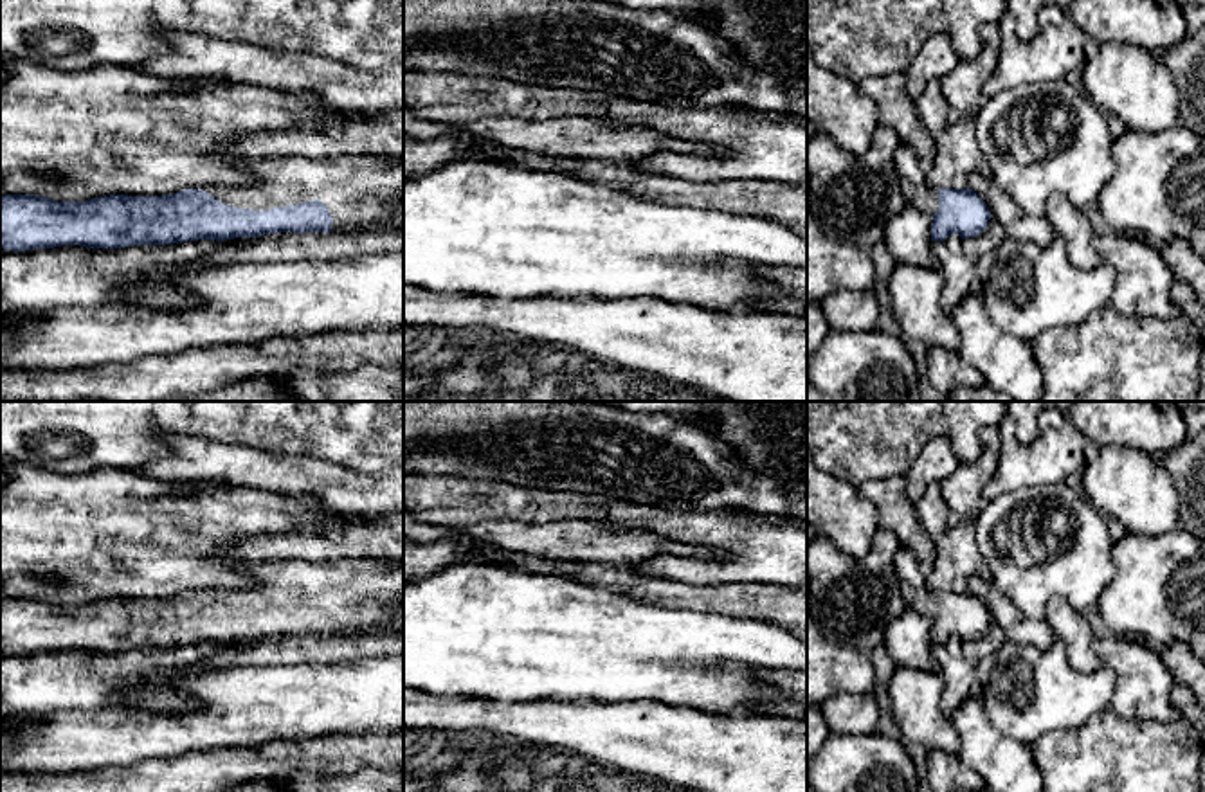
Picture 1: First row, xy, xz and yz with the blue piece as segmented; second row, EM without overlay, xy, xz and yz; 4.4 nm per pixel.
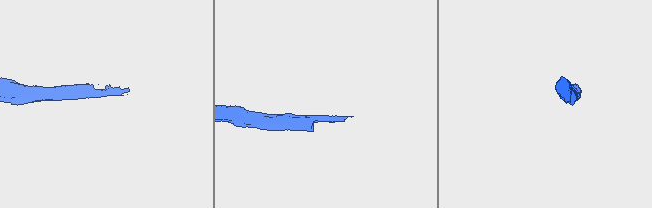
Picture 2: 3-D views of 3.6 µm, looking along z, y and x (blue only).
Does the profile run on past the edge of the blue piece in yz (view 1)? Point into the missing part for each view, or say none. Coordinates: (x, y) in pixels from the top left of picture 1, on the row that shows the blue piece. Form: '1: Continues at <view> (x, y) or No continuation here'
1: No continuation here

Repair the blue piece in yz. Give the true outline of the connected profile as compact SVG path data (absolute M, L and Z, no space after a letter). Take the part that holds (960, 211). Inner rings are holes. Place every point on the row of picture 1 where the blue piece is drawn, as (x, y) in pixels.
M942 187L938 194L938 211L933 214L931 239L944 241L951 234L962 239L982 234L991 220L991 211L973 189Z

